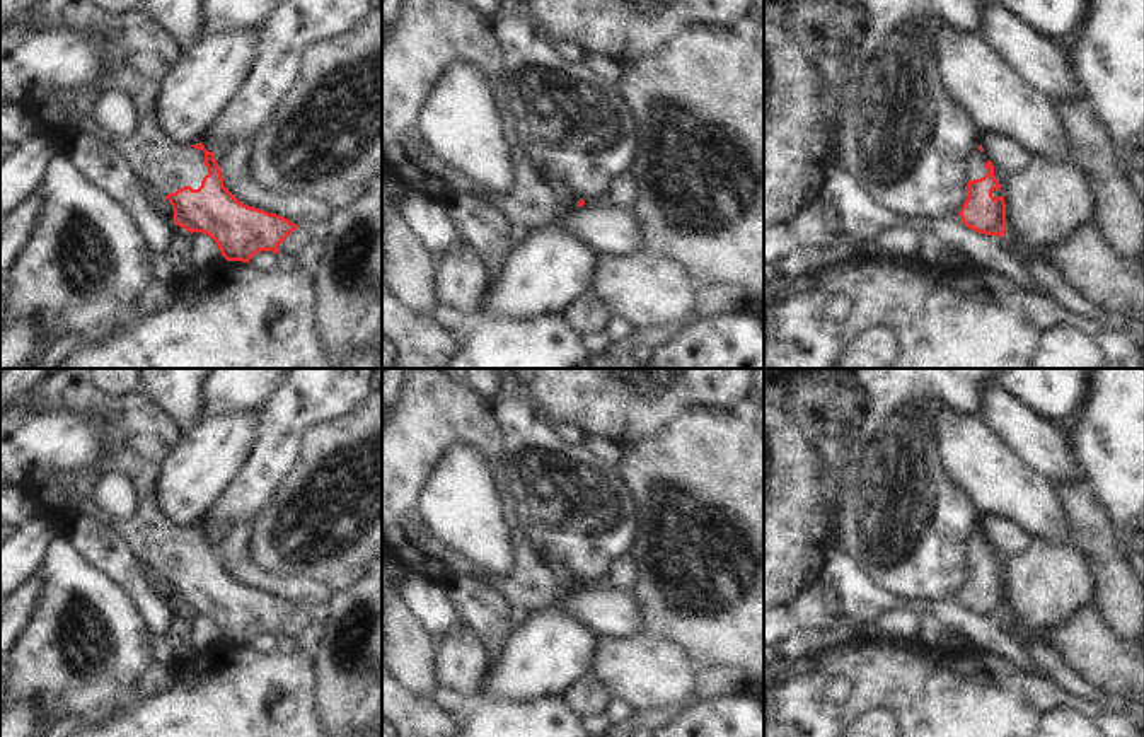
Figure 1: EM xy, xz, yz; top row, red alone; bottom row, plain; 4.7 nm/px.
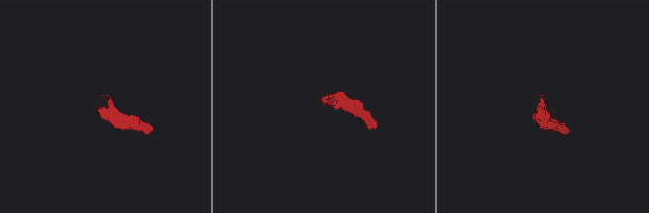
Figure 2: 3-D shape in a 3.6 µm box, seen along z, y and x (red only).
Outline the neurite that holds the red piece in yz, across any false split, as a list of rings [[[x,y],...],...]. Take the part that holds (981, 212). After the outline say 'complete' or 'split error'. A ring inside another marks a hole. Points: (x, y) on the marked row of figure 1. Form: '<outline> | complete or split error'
[[[979,145],[970,165],[967,200],[958,213],[965,227],[979,234],[1004,237],[1006,203],[999,189],[994,165]]] | split error

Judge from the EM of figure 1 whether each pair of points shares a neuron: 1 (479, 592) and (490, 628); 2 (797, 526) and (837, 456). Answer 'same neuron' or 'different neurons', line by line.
1: same neuron
2: different neurons

